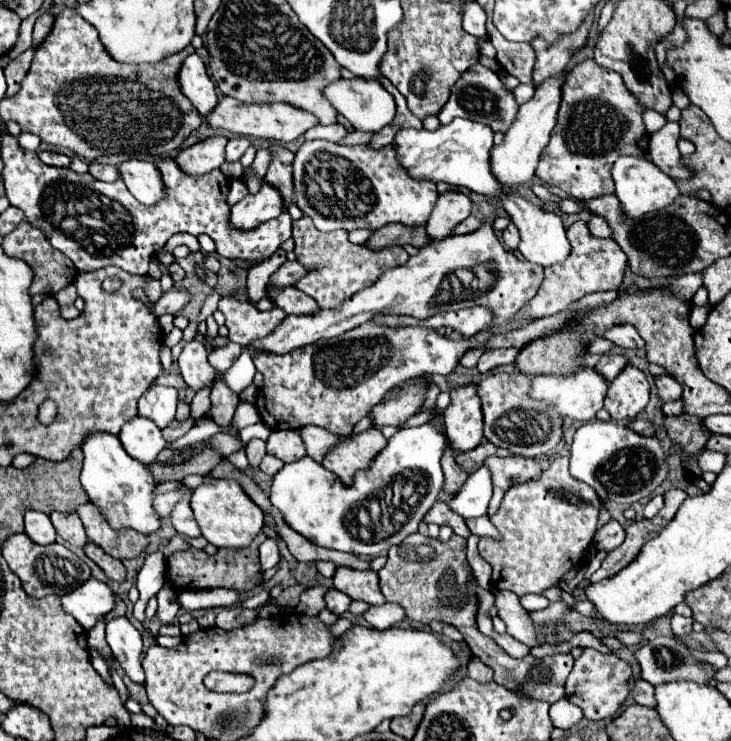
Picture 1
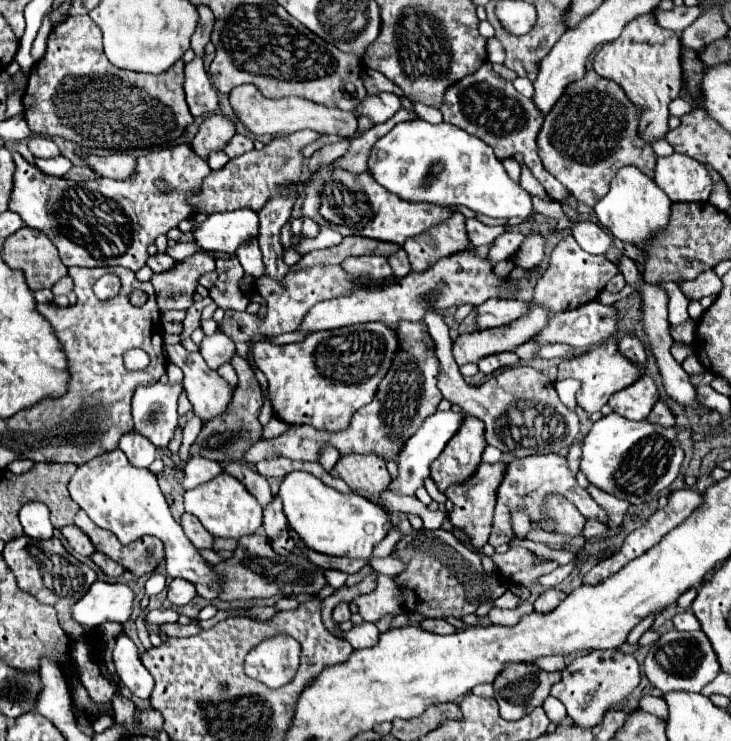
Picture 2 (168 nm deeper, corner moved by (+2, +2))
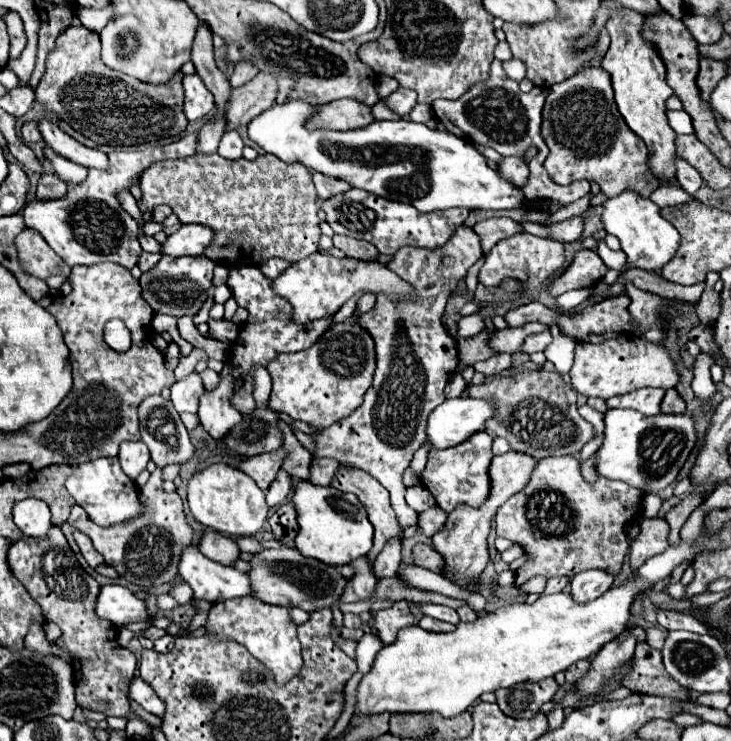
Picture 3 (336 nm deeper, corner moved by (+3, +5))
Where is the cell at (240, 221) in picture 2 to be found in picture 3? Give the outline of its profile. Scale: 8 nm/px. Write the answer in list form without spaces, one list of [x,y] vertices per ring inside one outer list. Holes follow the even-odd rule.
[[[187,224],[167,236],[167,240],[161,244],[161,254],[165,254],[165,256],[201,256],[211,240],[213,240],[213,230],[199,226],[199,224]]]

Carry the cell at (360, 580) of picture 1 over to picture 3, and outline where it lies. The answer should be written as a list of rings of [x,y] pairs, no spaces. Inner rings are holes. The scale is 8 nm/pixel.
[[[405,600],[395,602],[393,608],[381,610],[375,616],[375,624],[377,624],[379,636],[381,636],[381,640],[385,644],[393,644],[397,640],[397,632],[401,628],[413,626],[413,622],[415,622],[415,618],[413,618],[413,614],[409,610],[409,604]]]

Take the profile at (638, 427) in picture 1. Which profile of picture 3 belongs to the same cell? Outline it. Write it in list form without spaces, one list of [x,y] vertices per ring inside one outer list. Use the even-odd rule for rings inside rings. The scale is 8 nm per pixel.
[[[667,390],[665,398],[661,402],[661,412],[665,414],[683,414],[685,412],[685,400],[677,394],[677,390]]]

